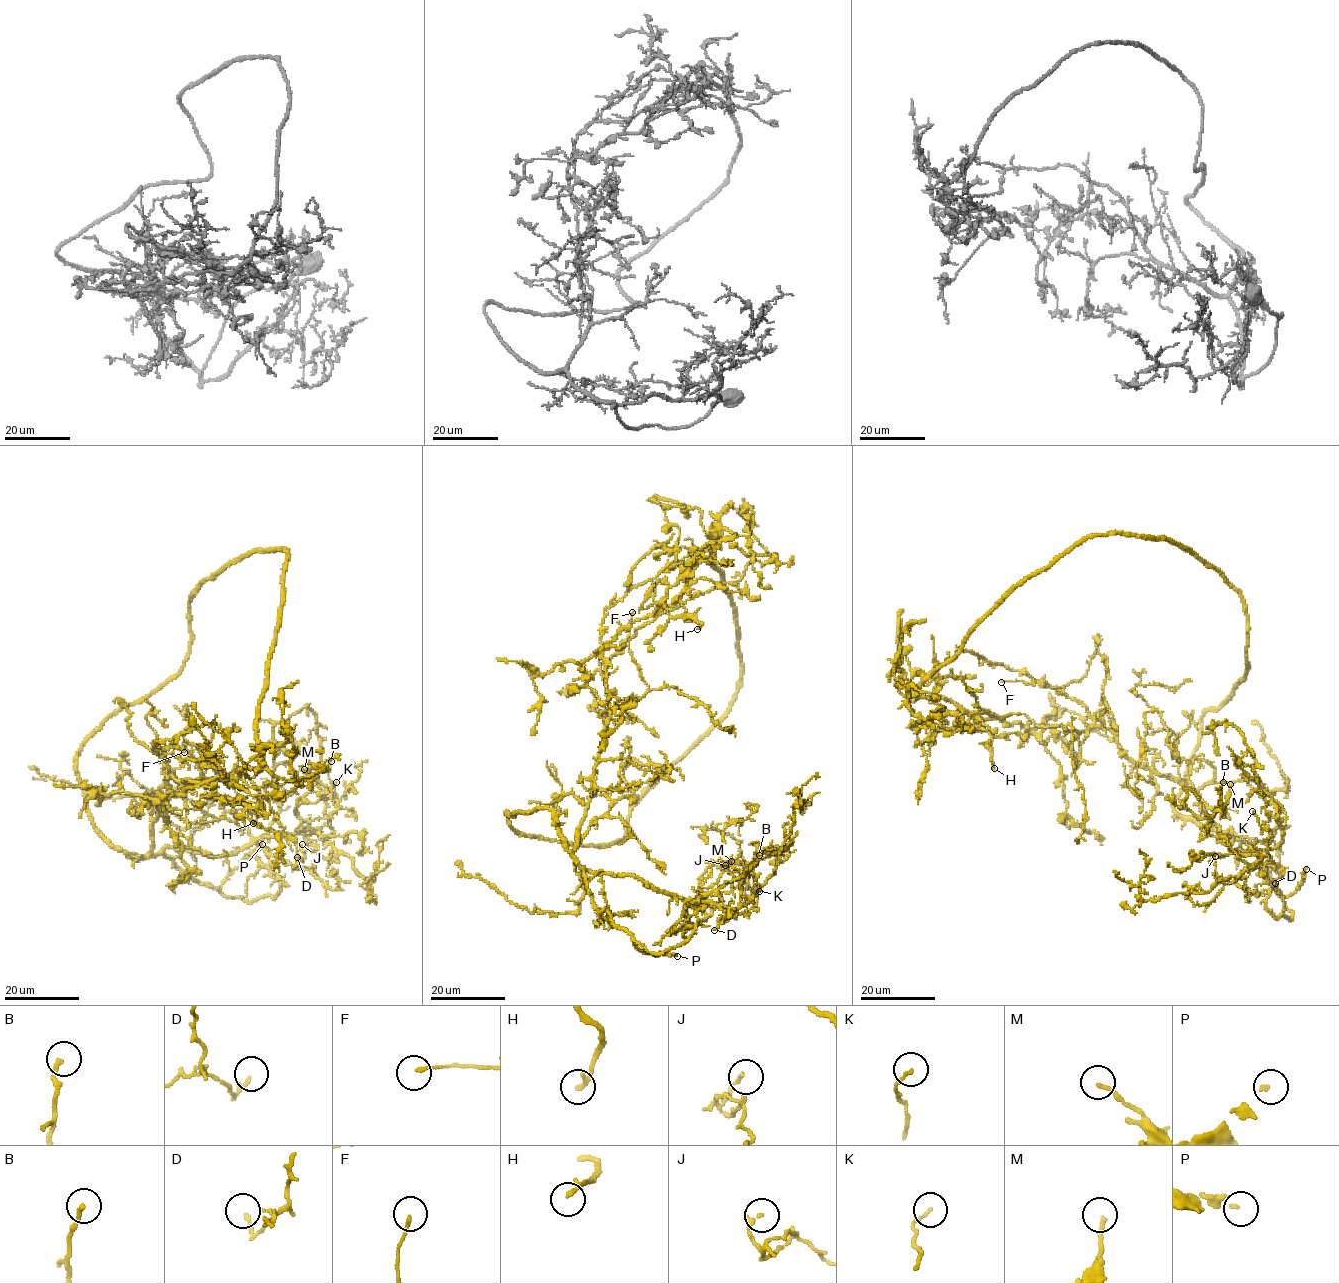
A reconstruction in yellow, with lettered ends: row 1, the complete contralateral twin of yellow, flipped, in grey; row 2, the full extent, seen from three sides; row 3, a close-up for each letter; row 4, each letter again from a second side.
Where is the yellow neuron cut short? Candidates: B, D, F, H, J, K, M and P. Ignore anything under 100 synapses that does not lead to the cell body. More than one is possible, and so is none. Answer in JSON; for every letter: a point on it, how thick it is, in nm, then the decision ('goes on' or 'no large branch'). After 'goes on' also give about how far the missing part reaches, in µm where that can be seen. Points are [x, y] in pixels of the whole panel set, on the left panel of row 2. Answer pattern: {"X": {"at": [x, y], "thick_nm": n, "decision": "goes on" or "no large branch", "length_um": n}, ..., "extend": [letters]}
{"B": {"at": [331, 761], "thick_nm": 190, "decision": "no large branch"}, "D": {"at": [297, 857], "thick_nm": 100, "decision": "no large branch"}, "F": {"at": [184, 752], "thick_nm": 130, "decision": "no large branch"}, "H": {"at": [253, 823], "thick_nm": 190, "decision": "no large branch"}, "J": {"at": [302, 844], "thick_nm": 150, "decision": "no large branch"}, "K": {"at": [336, 782], "thick_nm": 120, "decision": "no large branch"}, "M": {"at": [304, 769], "thick_nm": 150, "decision": "no large branch"}, "P": {"at": [262, 844], "thick_nm": 120, "decision": "goes on", "length_um": 35}, "extend": ["P"]}

